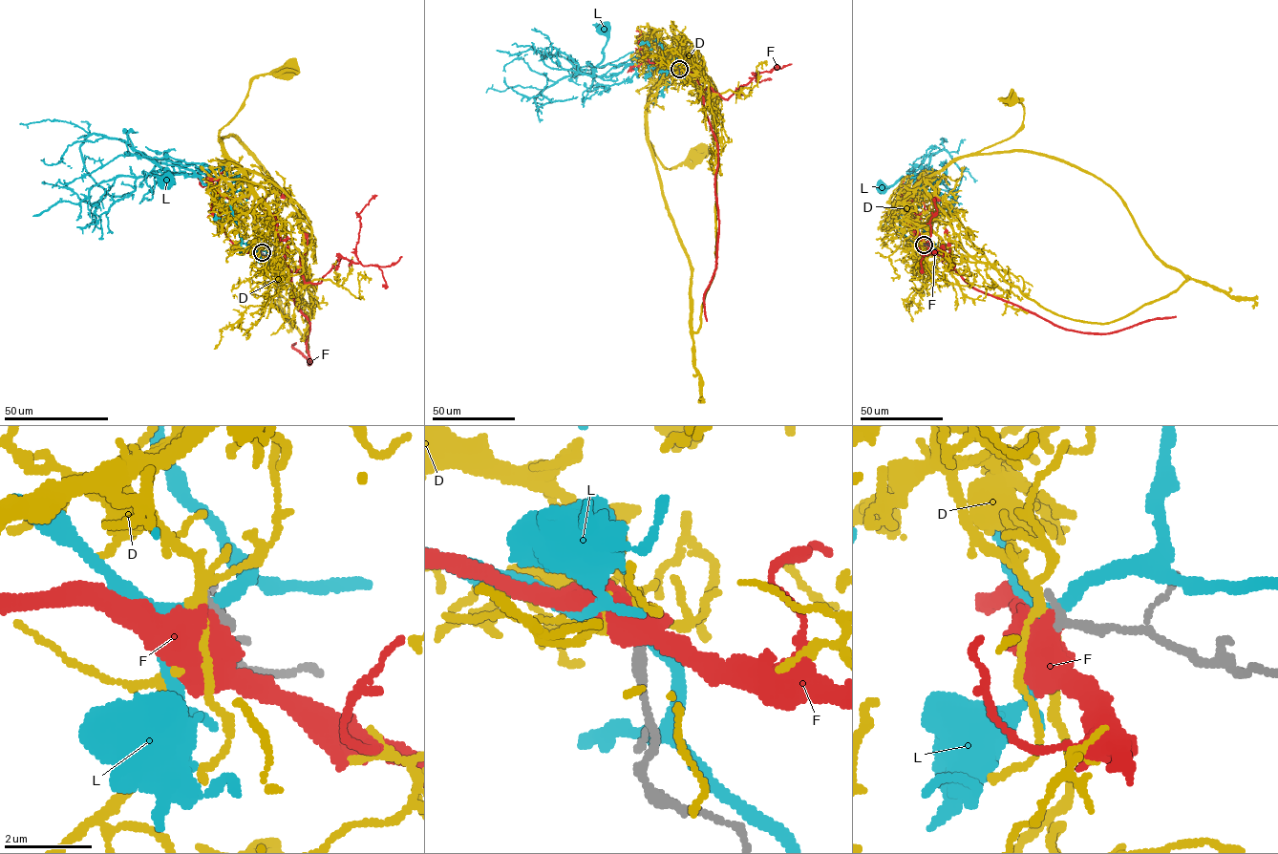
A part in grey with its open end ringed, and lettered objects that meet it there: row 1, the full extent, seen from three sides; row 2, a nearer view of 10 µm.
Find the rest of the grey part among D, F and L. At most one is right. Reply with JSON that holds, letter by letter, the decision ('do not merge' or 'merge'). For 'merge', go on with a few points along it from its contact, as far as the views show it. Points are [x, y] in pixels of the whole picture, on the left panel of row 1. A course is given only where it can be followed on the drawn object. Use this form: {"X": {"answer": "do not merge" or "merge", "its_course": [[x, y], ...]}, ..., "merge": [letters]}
{"D": {"answer": "do not merge"}, "F": {"answer": "do not merge"}, "L": {"answer": "do not merge"}, "merge": []}

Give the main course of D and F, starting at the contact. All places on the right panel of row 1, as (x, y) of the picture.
D: (923, 244), (905, 202), (908, 194), (957, 160), (1010, 138), (1021, 125), (1024, 115), (1023, 105), (1013, 99)
F: (924, 244), (929, 253), (943, 257), (974, 288), (1068, 330), (1115, 332), (1152, 319), (1176, 316)

